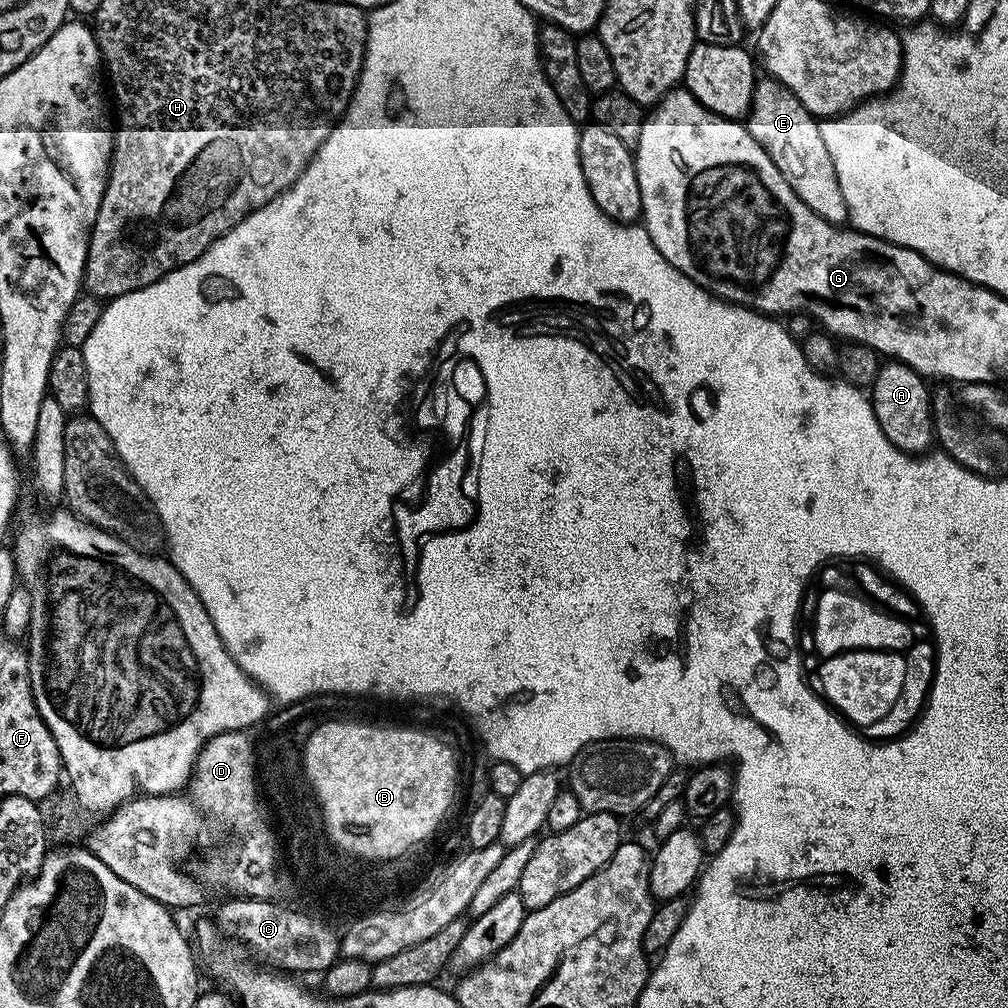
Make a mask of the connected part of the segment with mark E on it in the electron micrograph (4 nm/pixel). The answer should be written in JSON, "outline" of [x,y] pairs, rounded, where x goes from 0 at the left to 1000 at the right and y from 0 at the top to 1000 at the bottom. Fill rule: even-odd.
{"outline":[[[765,77],[751,78],[740,126],[748,141],[752,141],[752,145],[764,153],[768,165],[772,165],[776,177],[784,181],[788,192],[792,192],[792,196],[796,196],[796,200],[800,200],[808,212],[830,224],[841,218],[839,196],[835,196],[831,173],[827,169],[823,149],[819,149],[819,141],[815,141],[811,116],[802,111],[792,97],[788,97],[783,87]]]}

